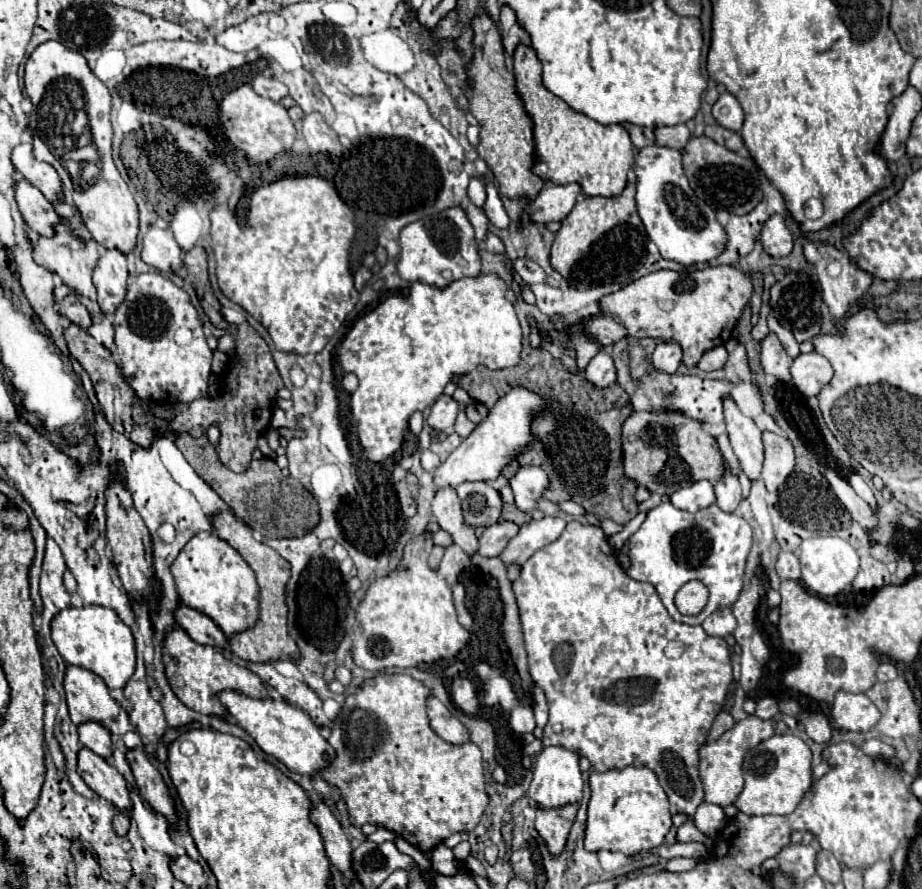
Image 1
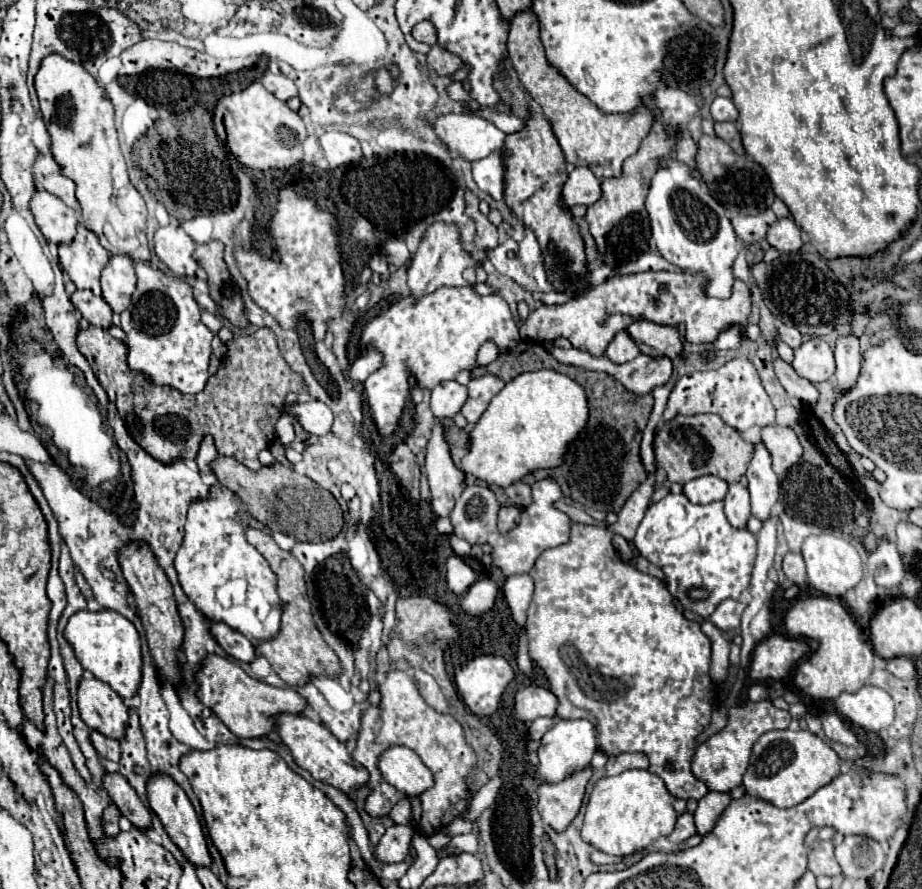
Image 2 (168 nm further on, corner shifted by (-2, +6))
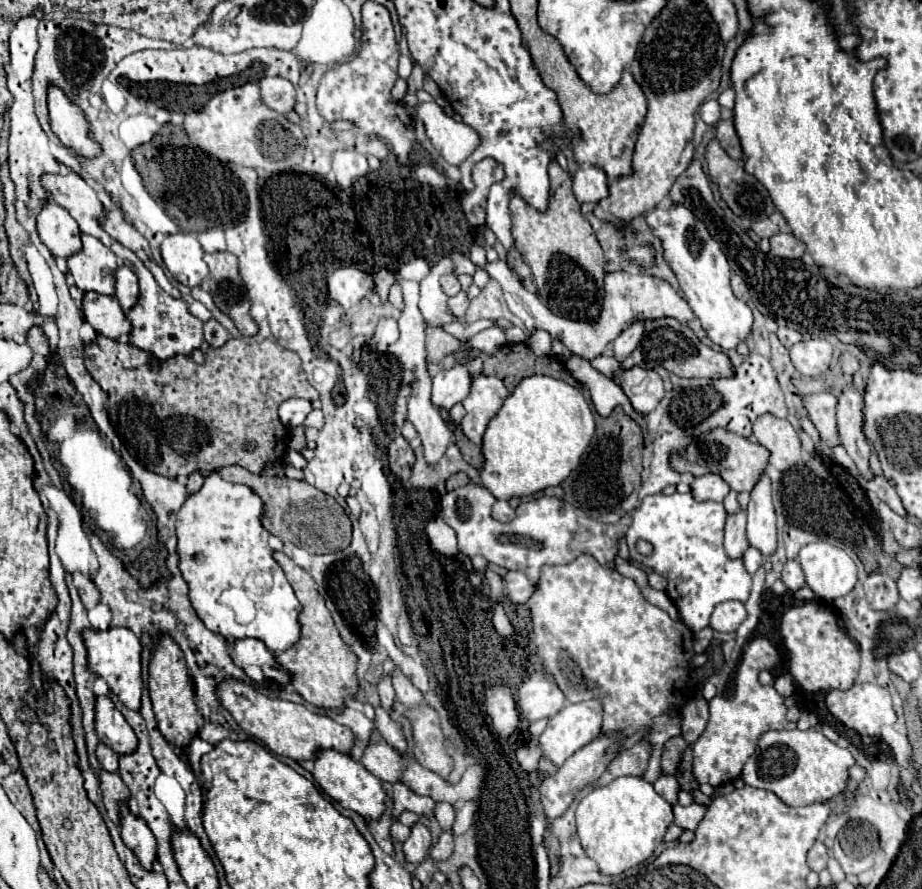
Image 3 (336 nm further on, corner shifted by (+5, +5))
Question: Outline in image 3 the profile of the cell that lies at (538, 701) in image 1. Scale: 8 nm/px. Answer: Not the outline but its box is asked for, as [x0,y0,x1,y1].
[505,571,533,605]

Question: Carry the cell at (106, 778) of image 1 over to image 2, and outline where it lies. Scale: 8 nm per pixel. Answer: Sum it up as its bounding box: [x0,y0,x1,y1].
[104,774,152,830]

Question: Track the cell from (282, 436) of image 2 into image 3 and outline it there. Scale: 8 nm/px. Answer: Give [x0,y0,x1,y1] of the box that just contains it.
[279,399,311,429]

